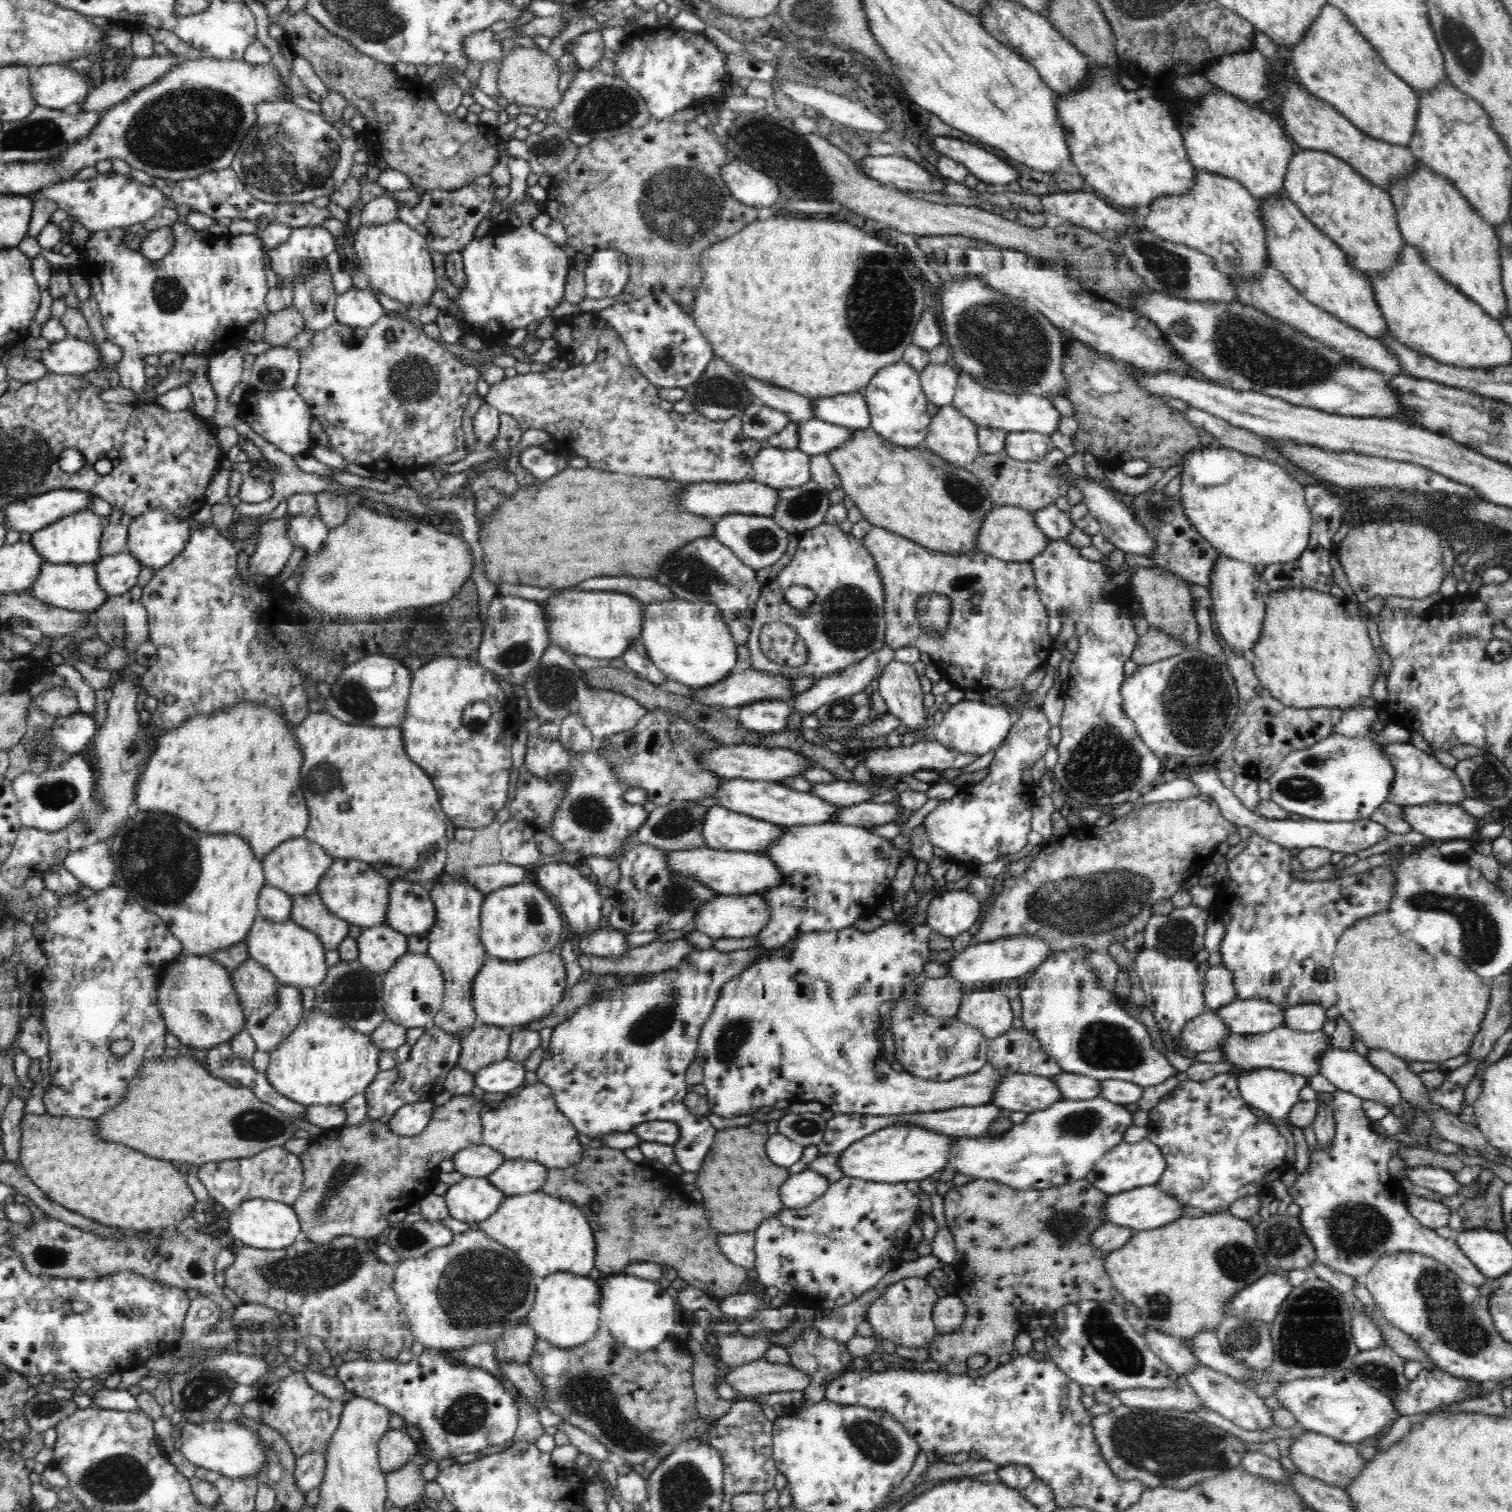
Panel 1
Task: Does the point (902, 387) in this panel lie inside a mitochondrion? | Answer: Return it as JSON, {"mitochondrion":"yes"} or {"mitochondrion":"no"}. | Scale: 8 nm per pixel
{"mitochondrion":"no"}

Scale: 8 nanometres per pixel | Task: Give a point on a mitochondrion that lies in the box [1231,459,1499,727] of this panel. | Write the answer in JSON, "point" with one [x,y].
{"point":[1412,506]}

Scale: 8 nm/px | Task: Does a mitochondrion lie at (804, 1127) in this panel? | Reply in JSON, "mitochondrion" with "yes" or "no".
{"mitochondrion":"yes"}

